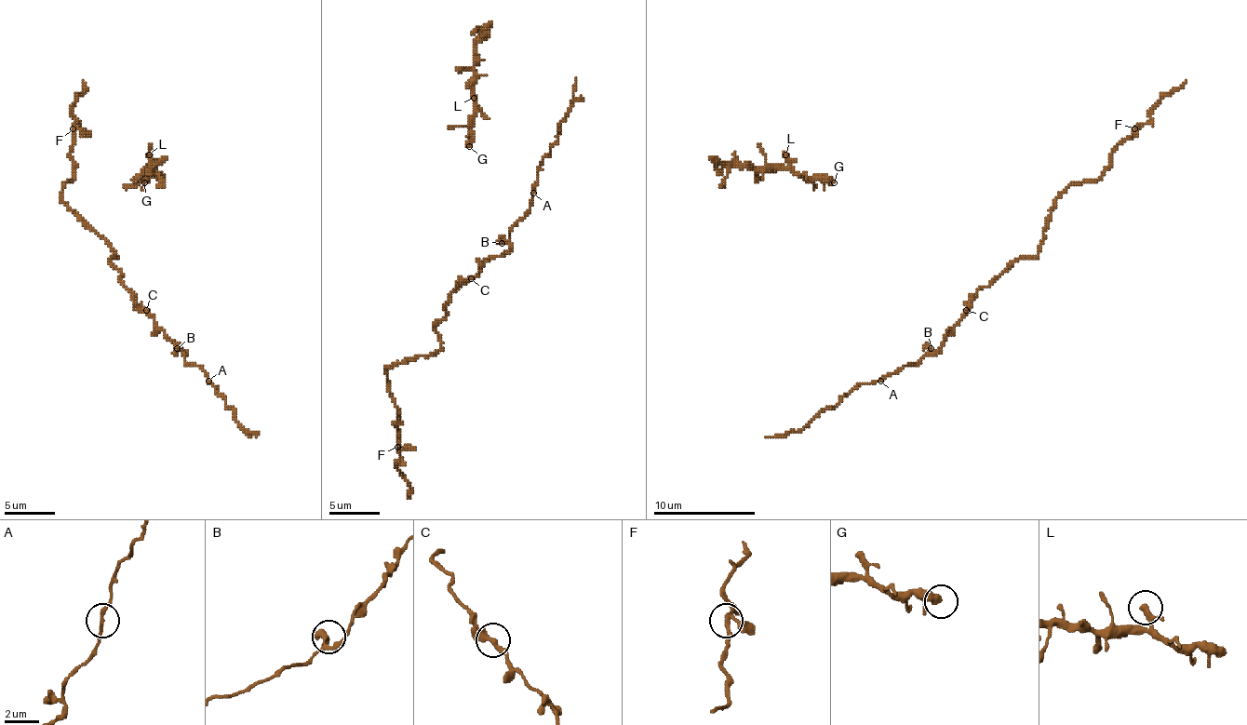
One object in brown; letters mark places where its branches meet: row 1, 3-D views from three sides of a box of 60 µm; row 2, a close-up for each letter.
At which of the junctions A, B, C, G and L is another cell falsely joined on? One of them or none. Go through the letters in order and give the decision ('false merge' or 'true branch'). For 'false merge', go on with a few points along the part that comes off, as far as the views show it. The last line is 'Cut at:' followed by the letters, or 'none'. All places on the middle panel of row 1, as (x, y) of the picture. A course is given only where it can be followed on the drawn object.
A: true branch
B: true branch
C: true branch
G: true branch
L: true branch
Cut at: none

